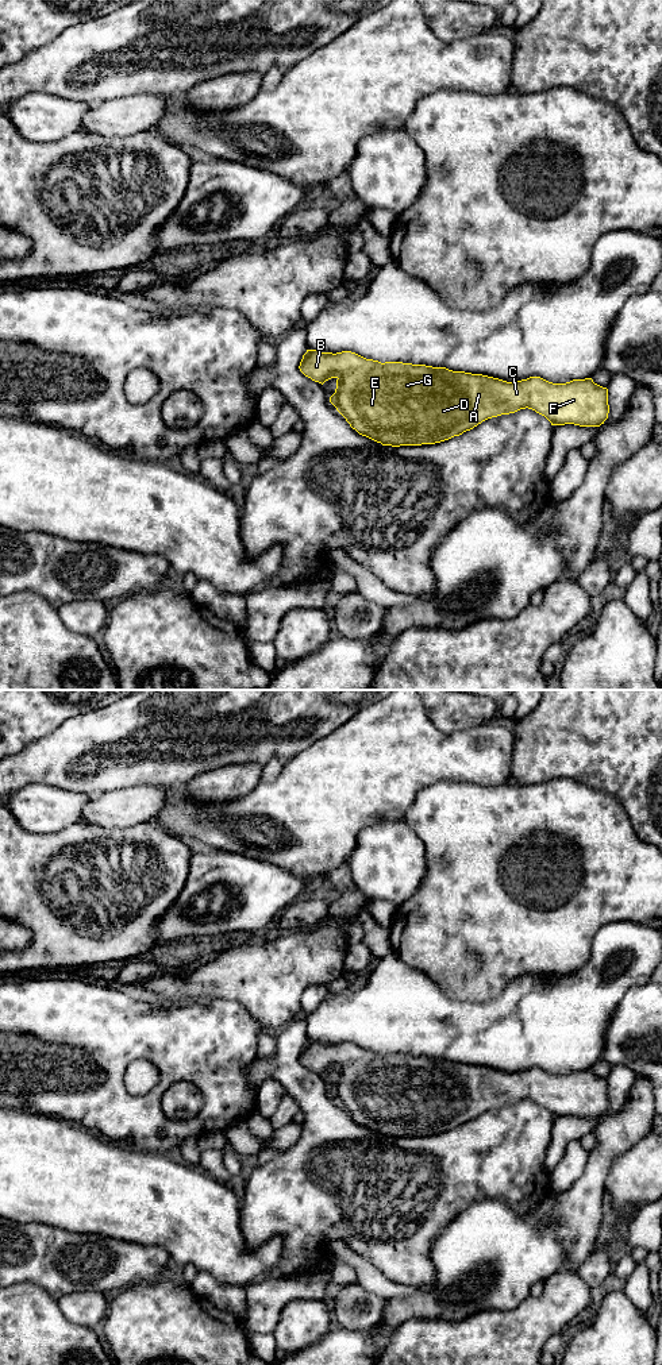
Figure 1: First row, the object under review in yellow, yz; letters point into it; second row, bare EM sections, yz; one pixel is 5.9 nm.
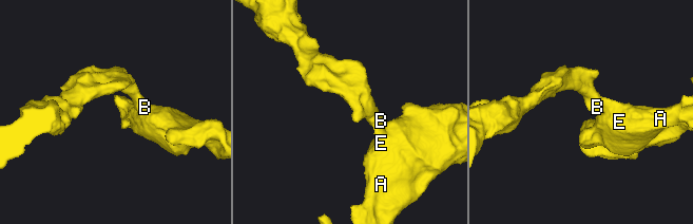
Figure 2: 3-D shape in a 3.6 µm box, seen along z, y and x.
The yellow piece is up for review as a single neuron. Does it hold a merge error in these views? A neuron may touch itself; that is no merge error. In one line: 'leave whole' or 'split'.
leave whole

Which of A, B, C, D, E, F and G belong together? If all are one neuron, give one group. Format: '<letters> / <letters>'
A B C D E F G

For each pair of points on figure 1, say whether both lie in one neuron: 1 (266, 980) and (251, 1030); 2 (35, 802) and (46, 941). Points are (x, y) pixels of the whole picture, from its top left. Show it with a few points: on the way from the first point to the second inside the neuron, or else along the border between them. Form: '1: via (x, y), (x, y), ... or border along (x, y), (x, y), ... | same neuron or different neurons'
1: border along (228, 999), (237, 1001), (264, 1030) | different neurons
2: border along (14, 817), (33, 832), (60, 832), (69, 826) | different neurons

